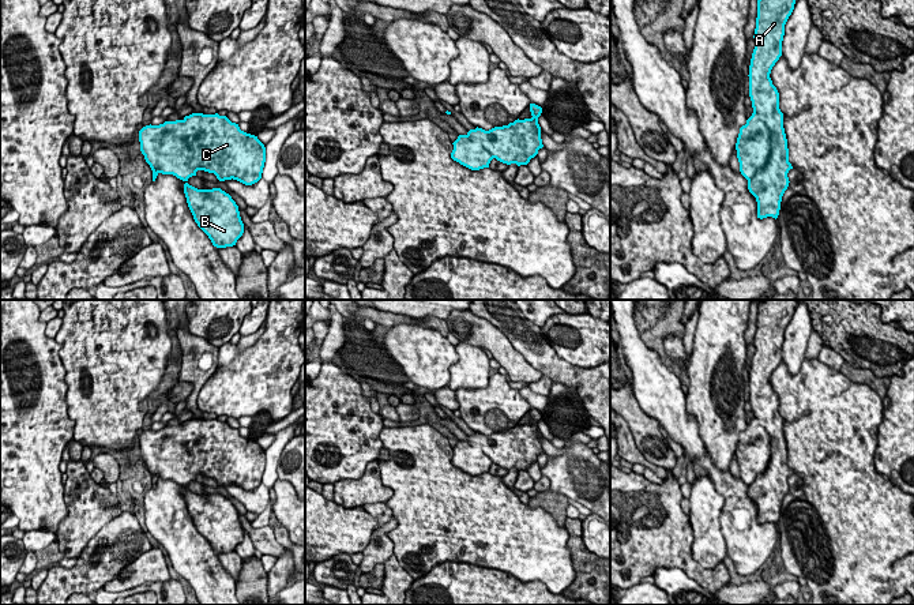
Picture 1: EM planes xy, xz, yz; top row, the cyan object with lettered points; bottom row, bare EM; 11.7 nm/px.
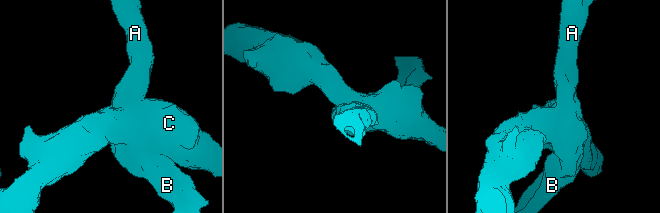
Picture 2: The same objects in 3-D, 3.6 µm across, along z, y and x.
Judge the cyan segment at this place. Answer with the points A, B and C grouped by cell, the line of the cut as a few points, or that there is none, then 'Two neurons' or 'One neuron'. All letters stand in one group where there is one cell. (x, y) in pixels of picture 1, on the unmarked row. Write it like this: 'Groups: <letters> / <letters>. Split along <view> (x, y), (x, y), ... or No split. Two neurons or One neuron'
Groups: A B / C. Split along yz (747, 427), (764, 432), (770, 444), (767, 468), (748, 487). Two neurons

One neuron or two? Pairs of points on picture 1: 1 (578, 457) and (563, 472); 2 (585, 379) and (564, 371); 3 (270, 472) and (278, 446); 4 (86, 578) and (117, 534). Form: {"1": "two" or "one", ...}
{"1": "one", "2": "one", "3": "one", "4": "one"}

